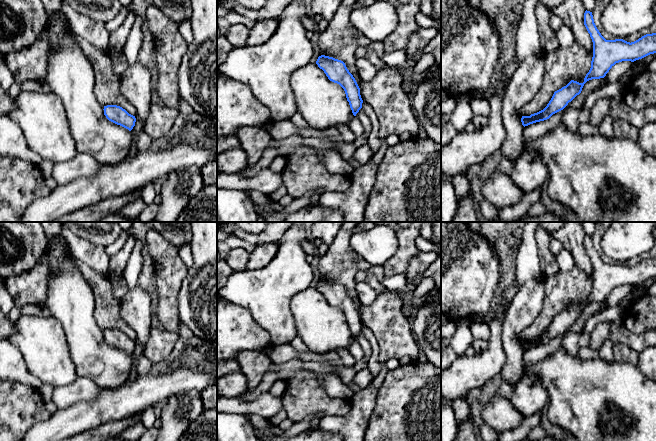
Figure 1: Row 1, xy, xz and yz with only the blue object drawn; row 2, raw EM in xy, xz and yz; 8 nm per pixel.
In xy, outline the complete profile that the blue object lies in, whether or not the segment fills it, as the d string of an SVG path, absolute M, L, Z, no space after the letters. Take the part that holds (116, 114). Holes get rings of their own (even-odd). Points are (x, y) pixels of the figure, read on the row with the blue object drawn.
M107 105L104 106L103 110L104 115L109 121L128 129L129 131L135 126L135 116L129 114L122 107L117 105Z

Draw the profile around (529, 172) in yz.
M524 150L514 163L510 177L523 194L541 187L548 180L548 168L536 151Z

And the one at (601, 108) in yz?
M612 97L599 99L590 109L589 124L597 128L603 118L609 113L609 107Z

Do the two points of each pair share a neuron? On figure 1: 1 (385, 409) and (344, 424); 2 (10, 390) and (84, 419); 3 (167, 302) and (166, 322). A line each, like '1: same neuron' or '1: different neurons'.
1: different neurons
2: different neurons
3: same neuron

